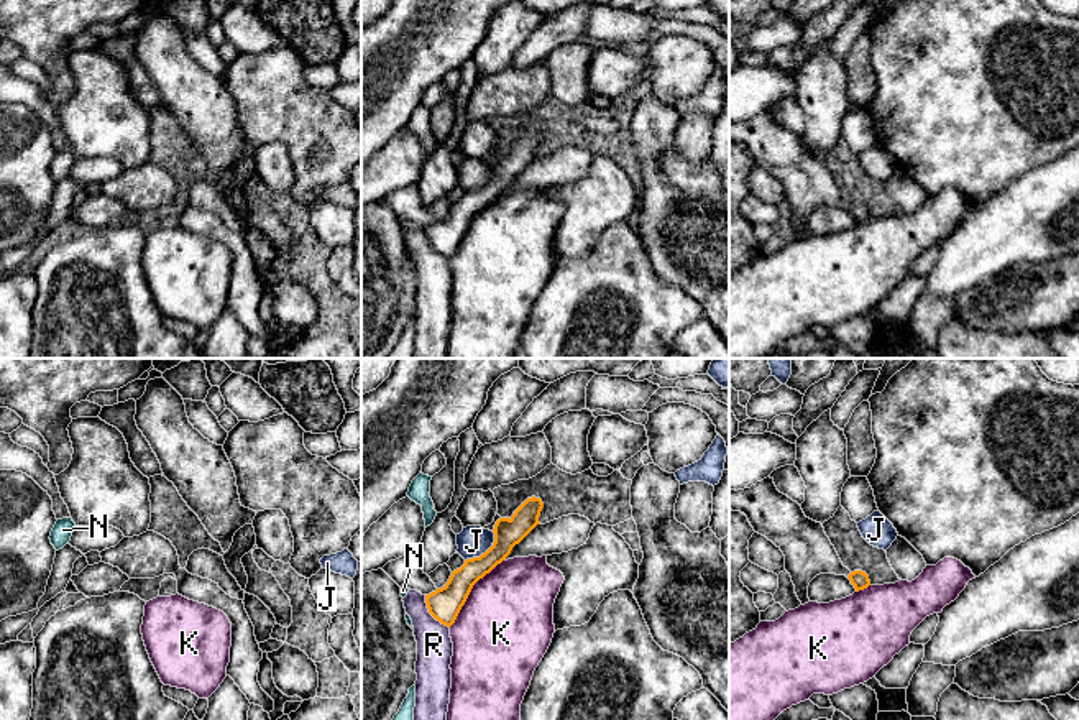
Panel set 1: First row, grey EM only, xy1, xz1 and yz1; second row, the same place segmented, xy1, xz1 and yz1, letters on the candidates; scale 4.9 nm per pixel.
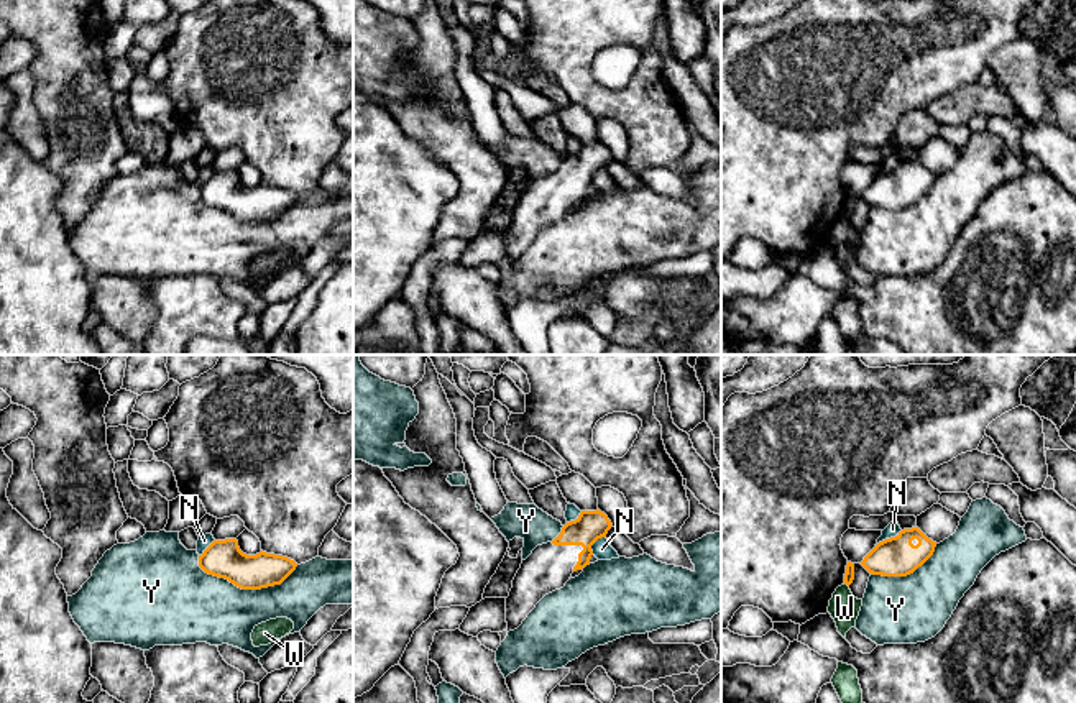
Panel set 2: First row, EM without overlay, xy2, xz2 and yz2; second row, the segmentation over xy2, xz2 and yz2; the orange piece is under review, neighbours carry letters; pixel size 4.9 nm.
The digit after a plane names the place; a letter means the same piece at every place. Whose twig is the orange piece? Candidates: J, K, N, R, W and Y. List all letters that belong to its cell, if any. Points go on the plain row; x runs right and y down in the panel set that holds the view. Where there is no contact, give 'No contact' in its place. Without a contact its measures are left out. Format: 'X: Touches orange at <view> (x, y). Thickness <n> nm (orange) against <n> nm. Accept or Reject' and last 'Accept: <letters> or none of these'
J: Touches orange at xz1 (486, 183). Thickness 140 nm (orange) against 150 nm. Reject
K: Touches orange at xz1 (470, 222). Thickness 160 nm (orange) against 460 nm. Reject
N: Touches orange at yz2 (887, 171). Thickness 190 nm (orange) against 70 nm. Reject
R: Touches orange at xz1 (431, 245). Thickness 160 nm (orange) against 180 nm. Reject
W: Touches orange at yz2 (846, 215). Thickness 50 nm (orange) against 150 nm. Reject
Y: Touches orange at xy2 (243, 220). Thickness 190 nm (orange) against 340 nm. Reject
Accept: none of these

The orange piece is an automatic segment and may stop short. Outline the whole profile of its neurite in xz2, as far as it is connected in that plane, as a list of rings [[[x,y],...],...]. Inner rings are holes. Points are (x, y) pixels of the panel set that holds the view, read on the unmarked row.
[[[600,141],[582,143],[552,174],[537,177],[522,192],[506,230],[508,264],[517,261],[545,227],[563,220],[573,204],[590,197],[591,177],[606,169],[611,158]]]

